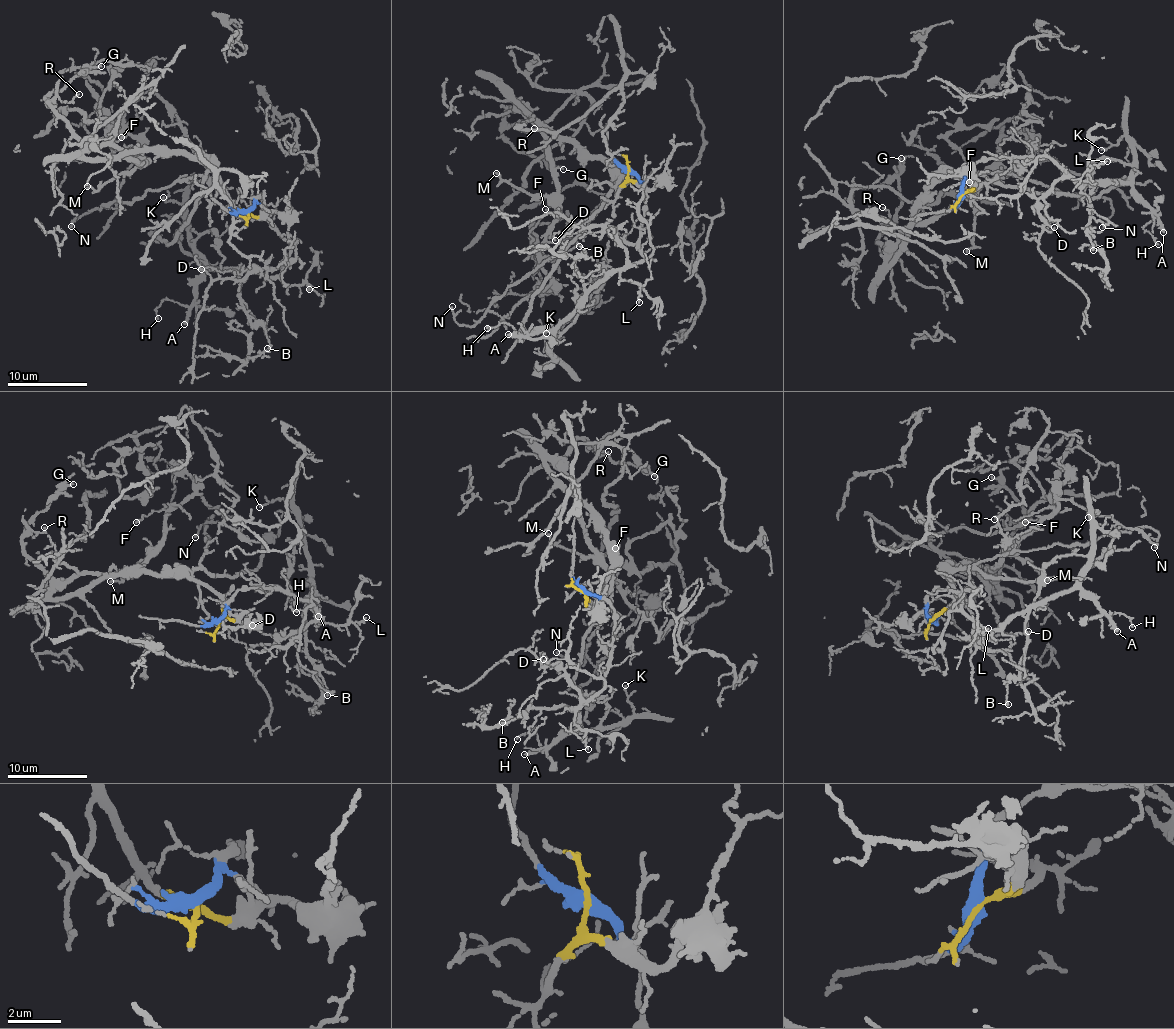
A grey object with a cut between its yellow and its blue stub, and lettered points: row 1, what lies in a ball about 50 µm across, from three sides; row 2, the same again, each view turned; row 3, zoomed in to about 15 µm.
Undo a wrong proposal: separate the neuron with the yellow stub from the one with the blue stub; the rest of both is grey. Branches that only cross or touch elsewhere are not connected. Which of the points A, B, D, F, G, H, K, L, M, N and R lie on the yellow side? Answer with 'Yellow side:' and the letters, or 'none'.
Yellow side: F, G, M, N, R

